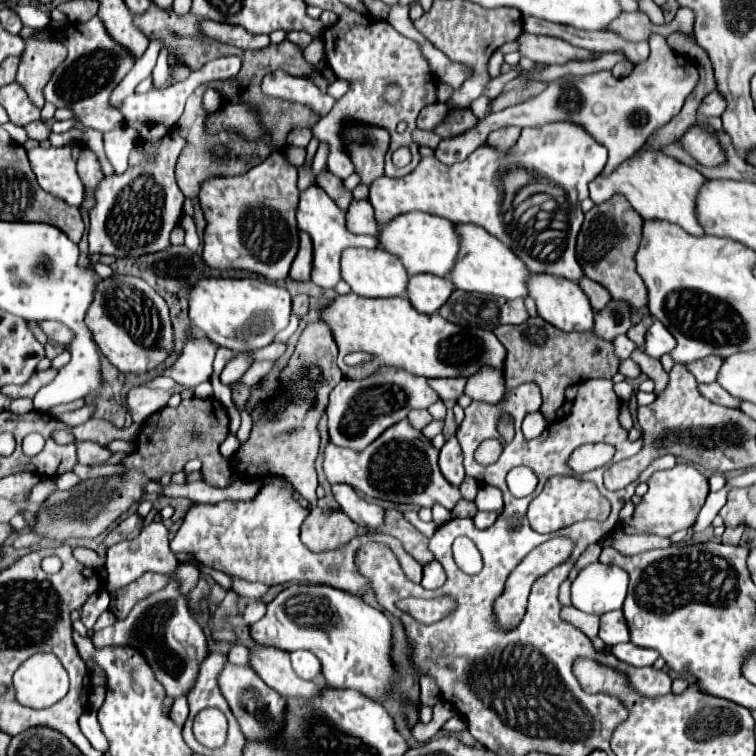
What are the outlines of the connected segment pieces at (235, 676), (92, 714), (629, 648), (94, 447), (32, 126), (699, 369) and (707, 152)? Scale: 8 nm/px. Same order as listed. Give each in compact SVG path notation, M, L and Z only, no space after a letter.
M226 663L218 675L218 687L228 701L246 739L272 739L284 725L284 699L268 687L250 667Z
M86 711L82 717L80 717L80 727L82 727L82 733L86 735L86 739L92 743L94 749L106 753L108 751L108 741L98 725L98 719L96 719L96 711Z
M618 643L616 647L612 647L612 655L616 655L620 661L626 661L626 663L630 663L634 667L654 665L654 661L660 657L658 651L636 647L632 643Z
M78 441L76 449L78 449L78 463L82 465L100 465L108 461L112 455L108 449L104 449L94 441Z
M41 121L28 124L26 131L28 131L28 137L34 139L34 141L44 141L44 139L48 139L48 135L50 135L50 129Z
M710 355L710 357L688 363L686 369L694 375L698 383L712 383L712 381L716 381L720 363L722 363L722 359L718 359L716 355Z
M698 127L688 129L682 137L682 143L688 149L688 153L692 153L692 157L698 159L698 163L702 165L718 165L724 161L724 151L718 145L718 141L714 137L708 137Z

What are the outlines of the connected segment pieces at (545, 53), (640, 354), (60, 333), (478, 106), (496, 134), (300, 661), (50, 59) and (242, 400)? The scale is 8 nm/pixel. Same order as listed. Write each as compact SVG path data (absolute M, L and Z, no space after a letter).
M520 33L516 43L518 43L518 53L522 57L528 57L530 61L548 63L548 65L564 65L568 61L582 61L582 59L590 59L592 55L590 51L584 51L580 47L566 43L564 39L544 37L544 35Z
M634 351L632 359L640 365L642 373L646 373L654 381L654 385L656 385L654 393L660 395L666 389L666 385L668 385L668 373L662 369L662 363L658 359L648 357L644 351Z
M42 321L40 323L40 327L44 329L44 333L48 335L48 339L54 339L54 341L58 341L58 343L70 343L72 341L72 331L62 323L58 323L58 321Z
M480 97L480 99L476 99L476 101L472 101L470 103L470 109L472 109L472 113L478 117L478 119L484 119L488 113L488 103L490 103L490 99L488 97Z
M502 127L502 129L496 129L488 135L488 145L492 147L500 147L500 149L508 149L512 147L512 143L516 143L516 139L520 137L520 127Z
M292 651L290 657L292 657L292 667L298 677L314 679L316 675L320 675L320 669L322 669L320 661L310 651Z
M24 27L20 31L20 37L24 39L26 49L22 53L22 63L18 67L16 81L20 81L24 89L30 83L50 81L56 67L66 59L66 47L60 41L36 39L38 31L46 31L46 29Z
M232 383L230 389L232 389L232 403L234 403L234 407L236 407L238 411L242 411L242 409L246 407L248 399L250 399L250 387L246 387L246 385L238 385L238 383Z

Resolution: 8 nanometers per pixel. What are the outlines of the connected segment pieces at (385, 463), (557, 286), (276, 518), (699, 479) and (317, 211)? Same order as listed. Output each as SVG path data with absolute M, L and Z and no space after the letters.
M402 419L396 423L396 427L388 427L384 435L358 453L328 443L322 469L328 483L348 483L366 497L378 497L392 503L412 503L418 507L432 507L434 503L442 503L448 511L452 511L460 501L460 491L440 475L436 459L438 451L422 435L422 431L414 429L408 419Z
M532 273L528 279L528 295L534 299L538 315L544 321L552 323L554 327L560 327L564 331L588 331L594 327L594 311L588 303L588 297L574 281L568 281L564 277L554 277L554 275Z
M264 477L262 487L250 501L220 501L210 505L192 505L180 525L178 533L170 541L172 551L192 553L204 565L218 571L238 575L248 581L260 581L266 585L282 583L320 583L332 585L336 589L362 595L368 591L366 579L354 569L354 551L364 541L386 543L398 557L408 579L420 583L422 565L404 551L398 539L384 533L366 533L356 537L334 551L312 553L300 541L300 525L306 519L308 509L304 509L292 497L292 485L284 477Z
M678 463L670 471L658 471L648 479L648 493L636 505L632 519L622 523L622 531L628 535L658 535L670 537L680 529L690 529L708 497L708 479L692 465Z
M310 185L300 193L300 203L296 211L296 221L302 231L306 231L312 237L314 245L314 259L312 259L312 283L324 289L332 289L340 281L340 251L344 247L378 247L378 239L372 235L354 235L346 229L346 211L342 211L322 187Z

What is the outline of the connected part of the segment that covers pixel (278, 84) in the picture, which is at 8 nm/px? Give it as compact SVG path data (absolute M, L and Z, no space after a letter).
M286 71L268 73L262 79L262 91L266 95L274 95L280 99L308 105L318 115L326 115L334 107L334 99L330 95L322 93L310 79L292 77Z

